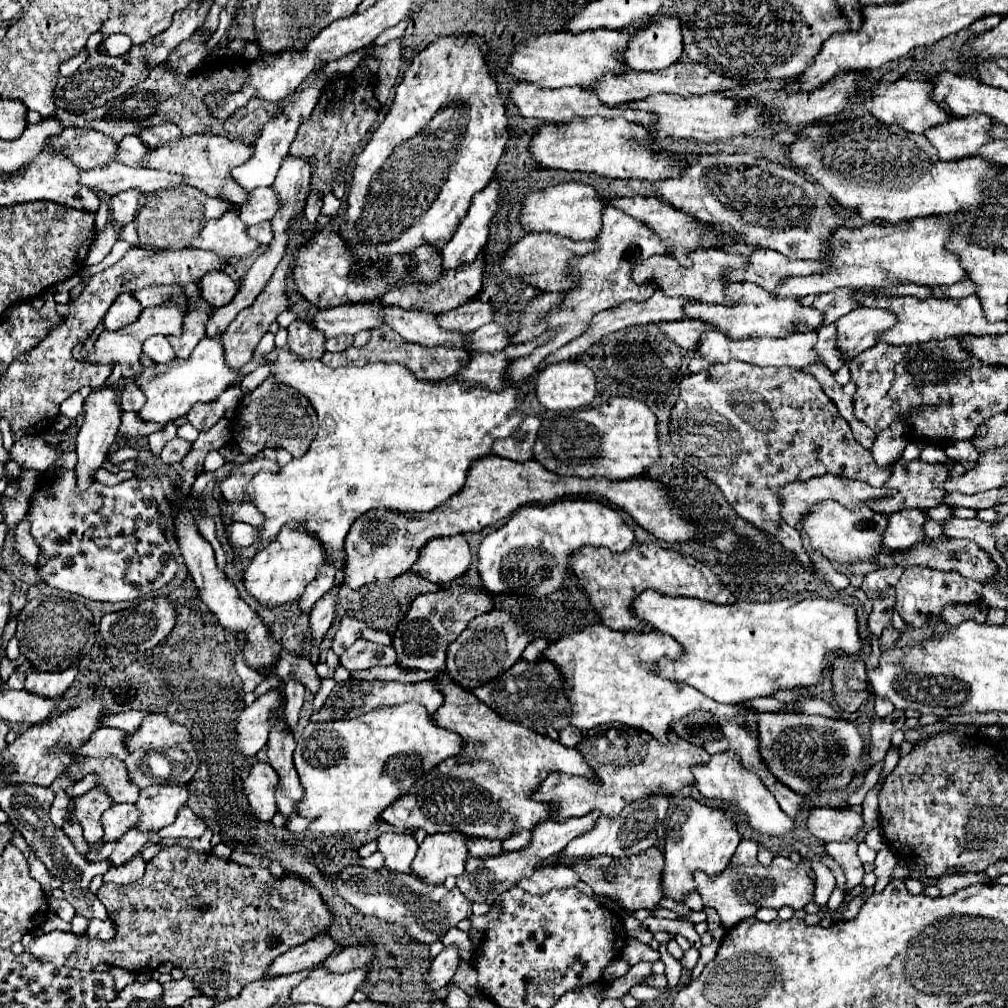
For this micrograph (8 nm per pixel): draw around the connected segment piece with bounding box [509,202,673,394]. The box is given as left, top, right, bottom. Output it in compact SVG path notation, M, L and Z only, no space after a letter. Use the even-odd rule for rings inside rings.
M609 202L603 210L603 232L599 232L597 240L597 250L591 254L585 254L583 258L573 258L571 266L575 266L581 272L581 284L575 290L569 290L565 300L561 302L561 306L555 306L555 310L549 312L547 316L547 324L549 328L561 328L561 332L555 336L553 342L543 344L539 348L535 348L529 356L519 358L511 364L511 372L509 372L509 382L521 388L521 394L527 392L527 380L533 378L533 372L537 370L539 362L553 354L557 348L561 348L563 344L567 344L571 338L579 336L587 324L591 322L593 314L601 312L601 310L609 310L619 306L625 300L647 300L653 290L657 290L657 286L653 282L643 282L637 284L631 274L633 268L643 264L649 256L653 254L671 254L673 246L667 244L667 240L663 240L659 234L655 234L645 222L625 214L623 210L615 208L613 202Z

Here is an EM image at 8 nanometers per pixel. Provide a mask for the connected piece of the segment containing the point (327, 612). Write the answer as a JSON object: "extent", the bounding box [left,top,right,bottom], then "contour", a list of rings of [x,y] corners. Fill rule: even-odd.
{"extent":[305,586,337,664],"contour":[[[333,586],[327,594],[323,594],[323,598],[319,598],[319,602],[315,602],[311,616],[309,616],[311,642],[305,644],[305,652],[309,654],[309,660],[313,664],[319,662],[319,644],[335,618],[335,610],[337,610],[337,586]]]}

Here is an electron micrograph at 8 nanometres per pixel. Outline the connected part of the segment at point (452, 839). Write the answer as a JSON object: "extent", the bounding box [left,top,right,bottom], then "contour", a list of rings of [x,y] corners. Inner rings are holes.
{"extent":[413,832,469,884],"contour":[[[459,832],[427,836],[417,850],[413,872],[433,884],[443,884],[447,876],[463,874],[469,858],[467,840],[469,836]]]}

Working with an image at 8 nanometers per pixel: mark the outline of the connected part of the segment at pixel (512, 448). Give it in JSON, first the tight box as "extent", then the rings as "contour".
{"extent":[493,416,541,462],"contour":[[[527,416],[523,420],[523,426],[511,436],[495,442],[493,454],[515,460],[515,462],[525,462],[533,458],[533,444],[537,440],[537,432],[541,428],[541,420],[537,416]]]}

